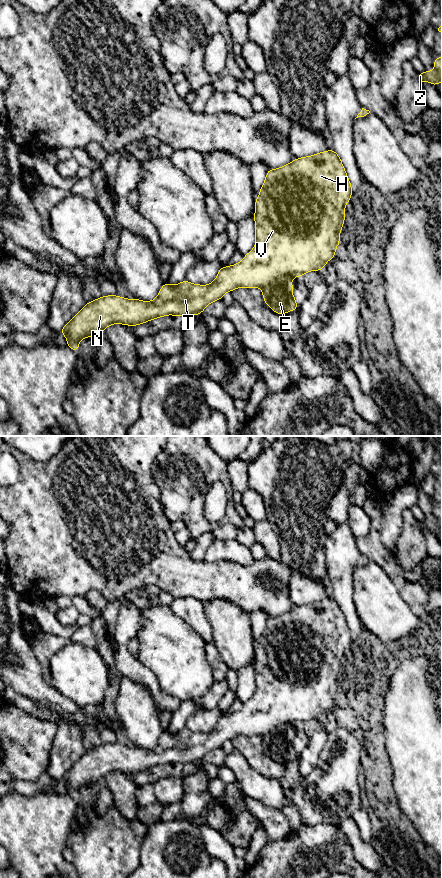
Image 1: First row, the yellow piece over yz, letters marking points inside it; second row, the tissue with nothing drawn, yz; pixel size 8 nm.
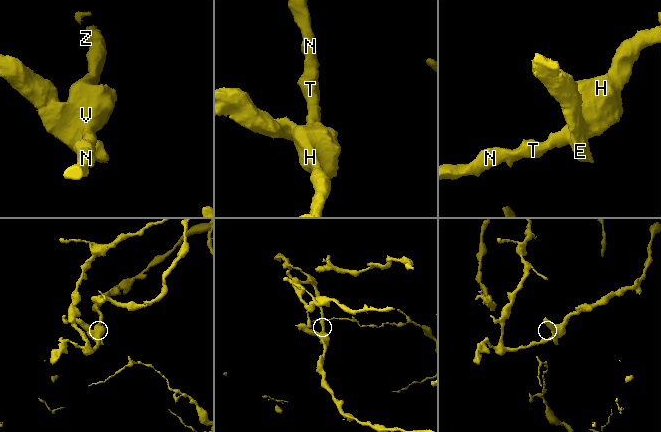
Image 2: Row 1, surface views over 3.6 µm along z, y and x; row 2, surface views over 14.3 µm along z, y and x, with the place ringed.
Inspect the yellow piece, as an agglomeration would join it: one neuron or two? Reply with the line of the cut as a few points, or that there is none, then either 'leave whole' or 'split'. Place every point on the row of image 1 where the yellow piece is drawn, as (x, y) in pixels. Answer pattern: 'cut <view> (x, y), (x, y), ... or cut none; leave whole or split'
cut yz (290, 278), (279, 276), (261, 288); split

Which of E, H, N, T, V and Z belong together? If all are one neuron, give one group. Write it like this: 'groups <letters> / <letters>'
groups E / H N T V Z

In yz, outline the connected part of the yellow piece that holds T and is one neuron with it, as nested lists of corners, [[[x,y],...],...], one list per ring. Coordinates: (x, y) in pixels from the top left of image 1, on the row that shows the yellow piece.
[[[333,150],[316,153],[313,156],[296,158],[277,169],[268,169],[264,183],[259,190],[255,203],[255,238],[254,248],[247,253],[240,263],[220,267],[215,280],[208,285],[193,284],[187,280],[177,285],[164,282],[158,296],[152,301],[141,301],[137,298],[126,299],[118,295],[102,296],[86,305],[59,332],[67,339],[67,346],[77,353],[83,338],[96,337],[104,333],[109,325],[123,324],[138,326],[142,323],[162,318],[163,316],[196,316],[204,312],[208,304],[222,300],[226,292],[236,288],[263,288],[280,276],[287,278],[301,277],[310,271],[322,271],[325,264],[336,257],[335,248],[340,245],[340,231],[345,221],[345,205],[351,201],[352,186],[342,164],[341,158]]]

